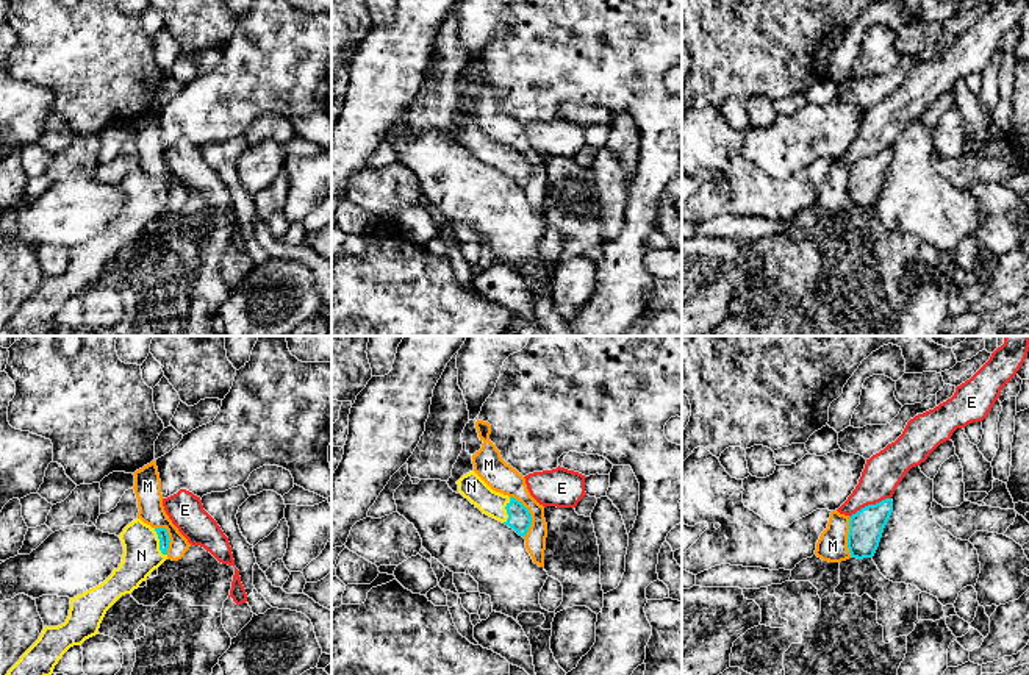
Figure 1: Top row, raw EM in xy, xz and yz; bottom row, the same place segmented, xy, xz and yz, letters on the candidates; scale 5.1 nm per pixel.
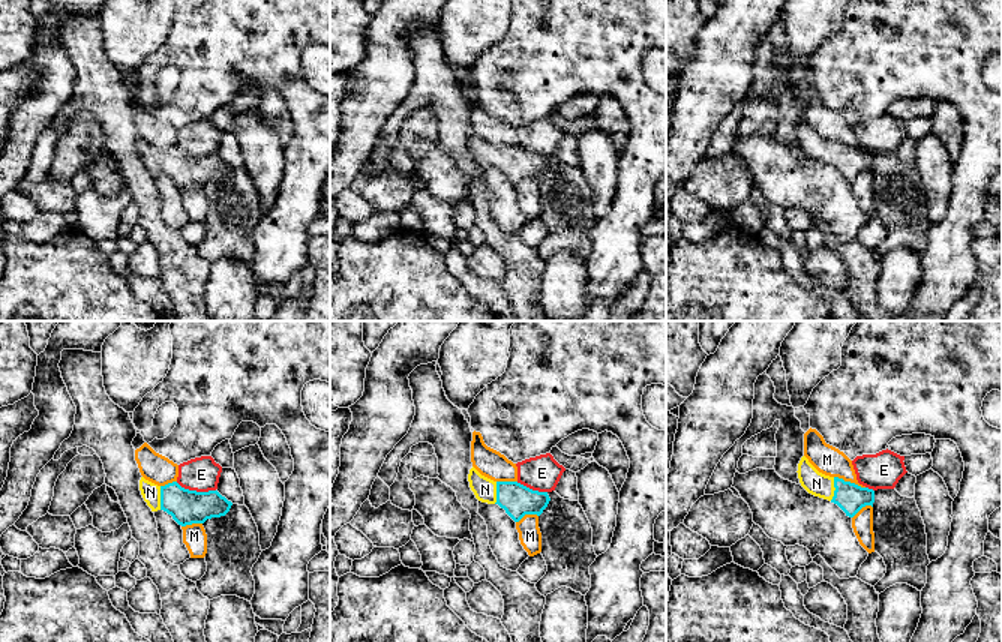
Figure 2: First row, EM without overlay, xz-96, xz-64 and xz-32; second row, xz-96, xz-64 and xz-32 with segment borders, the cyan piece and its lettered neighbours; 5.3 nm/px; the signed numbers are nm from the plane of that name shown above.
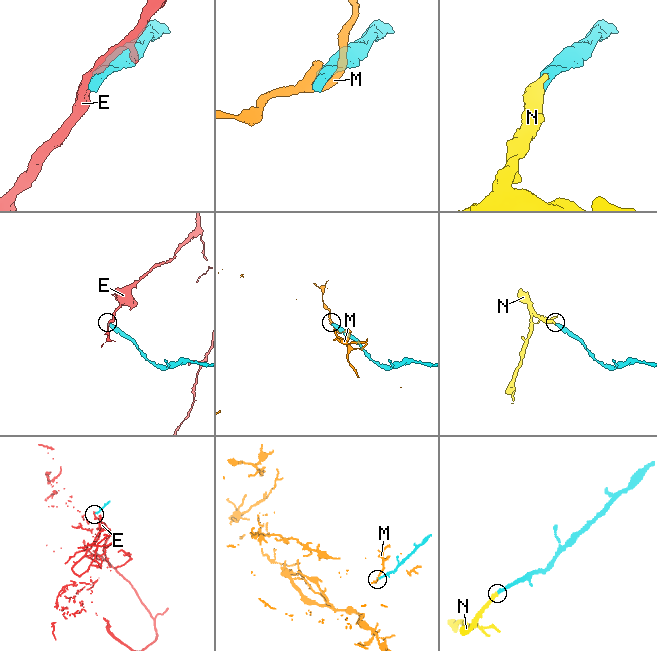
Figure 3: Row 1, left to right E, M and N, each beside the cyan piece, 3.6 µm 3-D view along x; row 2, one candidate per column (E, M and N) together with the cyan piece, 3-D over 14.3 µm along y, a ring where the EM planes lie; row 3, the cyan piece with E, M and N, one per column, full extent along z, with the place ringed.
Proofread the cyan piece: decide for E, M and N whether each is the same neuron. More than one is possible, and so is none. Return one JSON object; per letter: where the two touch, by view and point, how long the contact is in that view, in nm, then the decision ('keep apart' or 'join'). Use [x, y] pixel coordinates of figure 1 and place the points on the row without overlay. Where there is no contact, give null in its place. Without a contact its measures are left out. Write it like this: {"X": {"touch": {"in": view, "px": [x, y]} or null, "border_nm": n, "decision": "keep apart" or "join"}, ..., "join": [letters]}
{"E": {"touch": {"in": "yz", "px": [870, 155]}, "border_nm": 240, "decision": "keep apart"}, "M": {"touch": {"in": "xz", "px": [530, 164]}, "border_nm": 220, "decision": "keep apart"}, "N": {"touch": {"in": "xy", "px": [160, 192]}, "border_nm": 160, "decision": "join"}, "join": ["N"]}

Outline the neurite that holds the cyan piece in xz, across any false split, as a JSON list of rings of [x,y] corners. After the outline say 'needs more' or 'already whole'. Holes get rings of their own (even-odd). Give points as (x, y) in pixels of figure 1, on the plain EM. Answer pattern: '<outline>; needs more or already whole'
[[[474,120],[458,131],[458,142],[483,164],[508,175],[519,186],[525,186],[532,175],[529,159],[513,147],[493,141]]]; needs more

